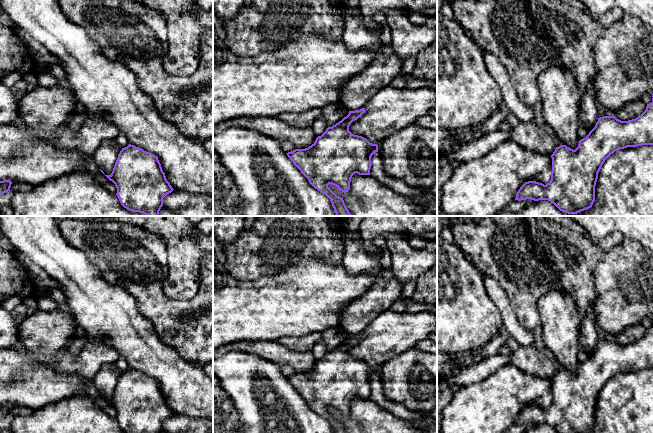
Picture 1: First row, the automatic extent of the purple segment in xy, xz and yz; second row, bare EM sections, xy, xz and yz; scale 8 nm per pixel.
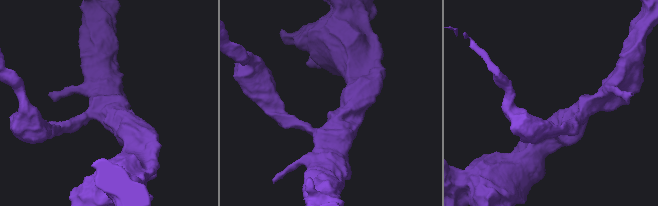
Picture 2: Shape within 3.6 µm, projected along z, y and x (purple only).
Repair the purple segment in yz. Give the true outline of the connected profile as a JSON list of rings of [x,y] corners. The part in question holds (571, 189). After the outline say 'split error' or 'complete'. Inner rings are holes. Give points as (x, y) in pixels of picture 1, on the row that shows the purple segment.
[[[653,98],[646,110],[635,119],[621,121],[614,115],[598,118],[595,127],[579,141],[575,150],[566,145],[556,147],[551,155],[550,182],[546,185],[536,181],[525,182],[518,190],[515,200],[548,200],[560,211],[573,215],[587,210],[595,201],[598,173],[605,160],[617,150],[642,145],[653,145]]]; complete

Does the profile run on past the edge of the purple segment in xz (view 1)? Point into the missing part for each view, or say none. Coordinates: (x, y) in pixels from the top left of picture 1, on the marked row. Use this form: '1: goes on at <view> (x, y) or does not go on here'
1: does not go on here

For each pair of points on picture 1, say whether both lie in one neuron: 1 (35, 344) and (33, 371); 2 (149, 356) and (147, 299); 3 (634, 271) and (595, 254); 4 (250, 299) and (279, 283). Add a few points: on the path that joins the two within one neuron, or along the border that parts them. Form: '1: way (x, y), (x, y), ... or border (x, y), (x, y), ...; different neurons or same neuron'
1: border (20, 345), (29, 354); different neurons
2: border (136, 299), (139, 310), (152, 322), (161, 339); different neurons
3: border (605, 252), (602, 260), (594, 269), (594, 279); different neurons
4: way (257, 299), (263, 299), (272, 290); same neuron

